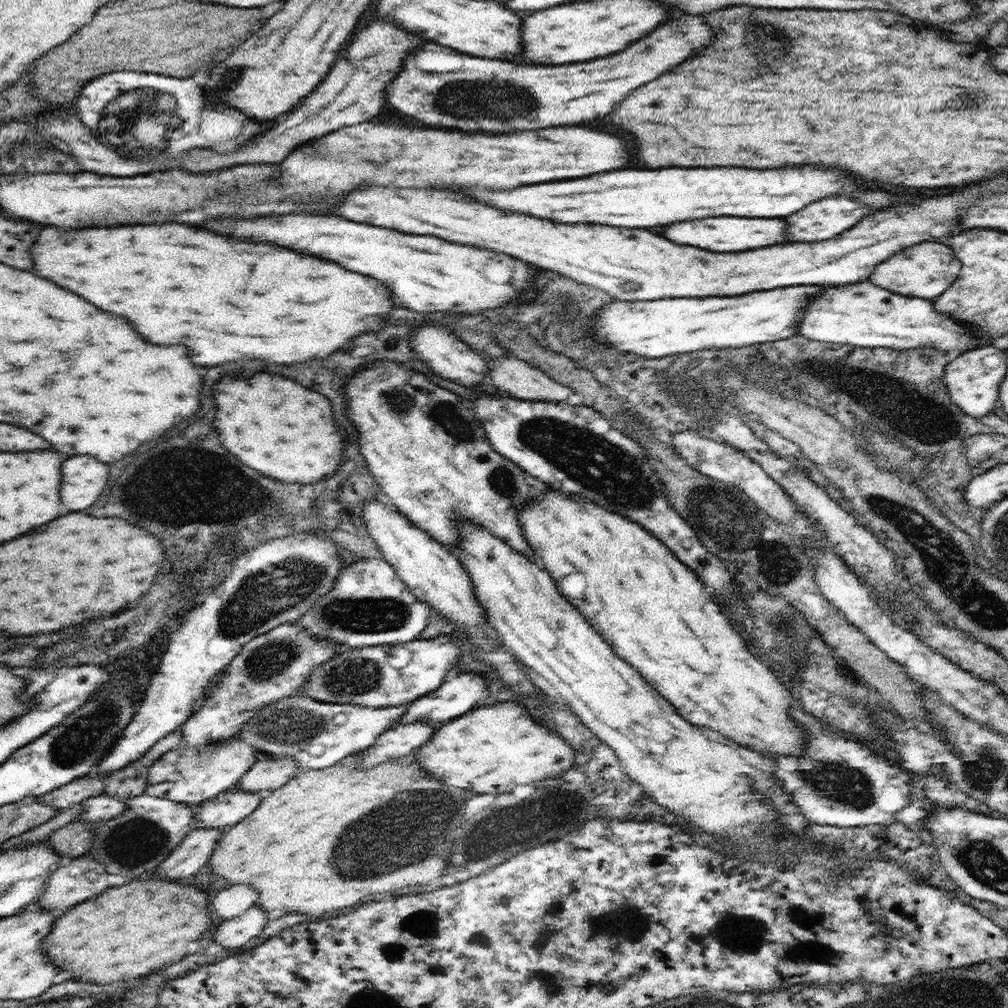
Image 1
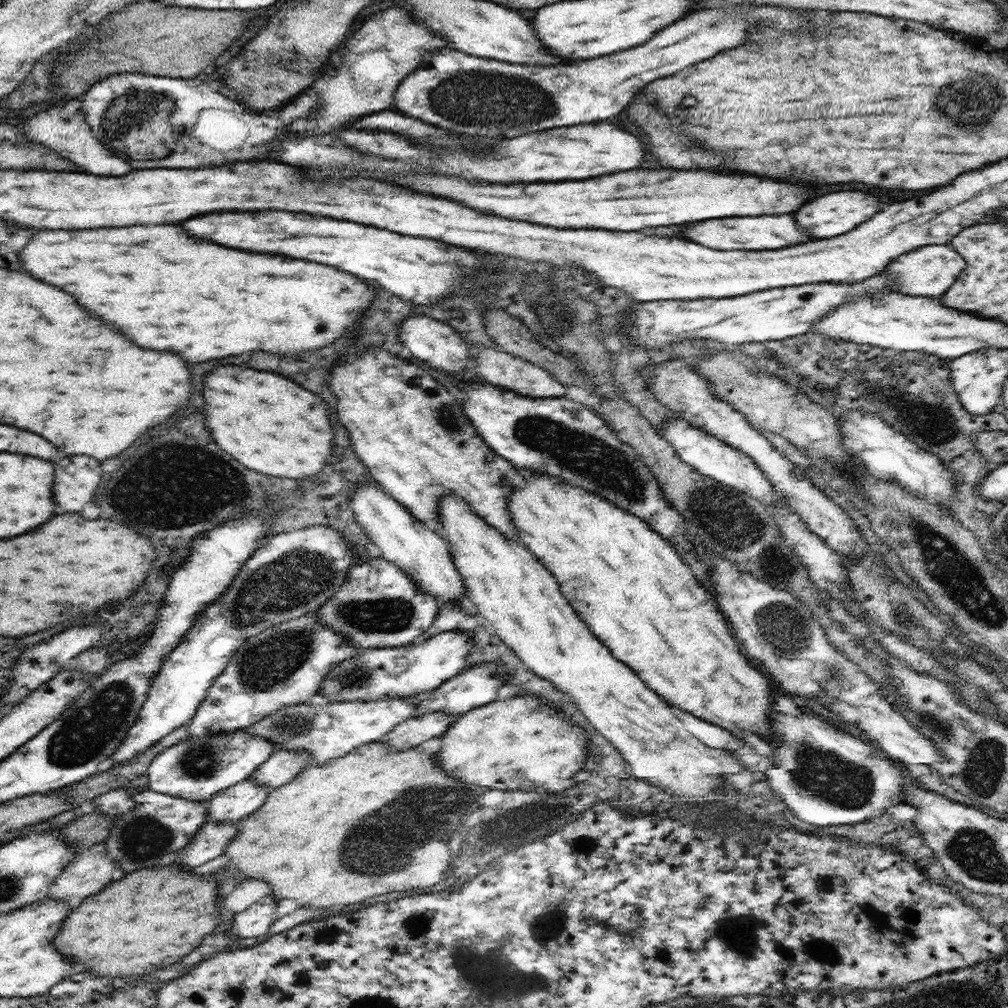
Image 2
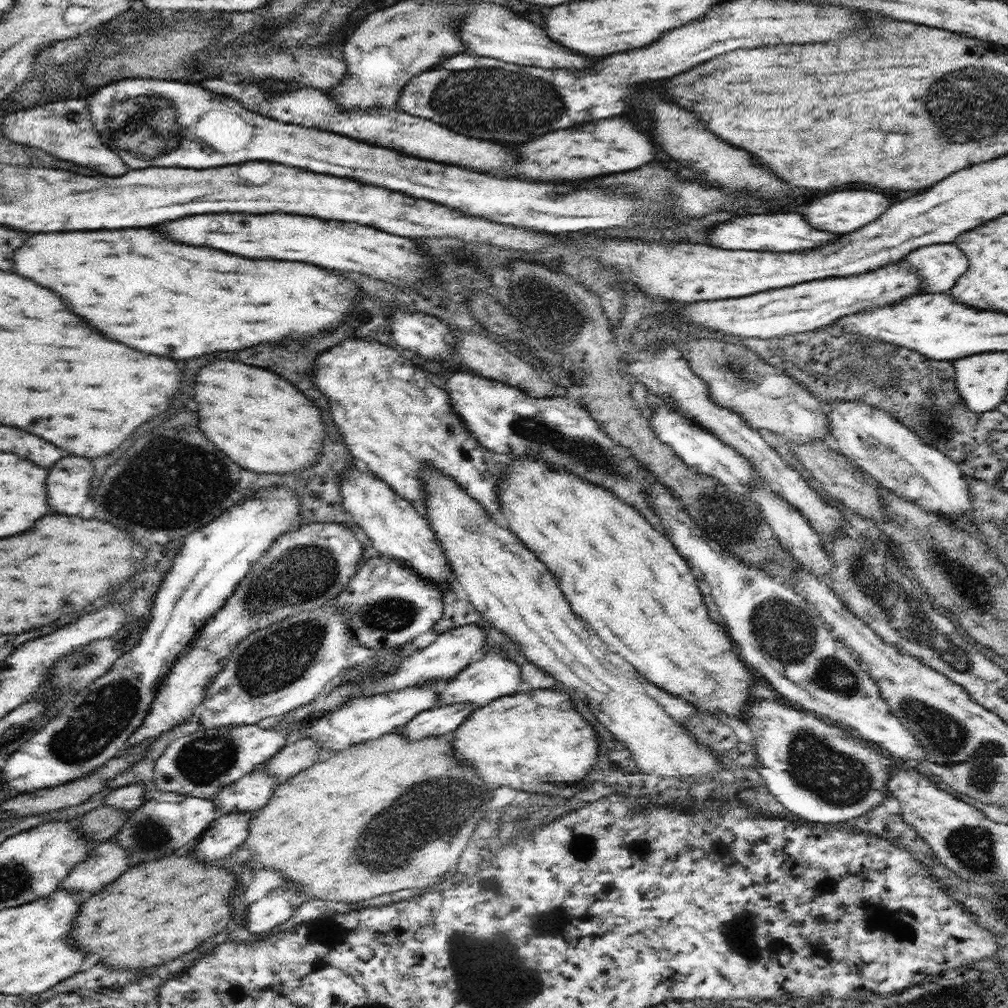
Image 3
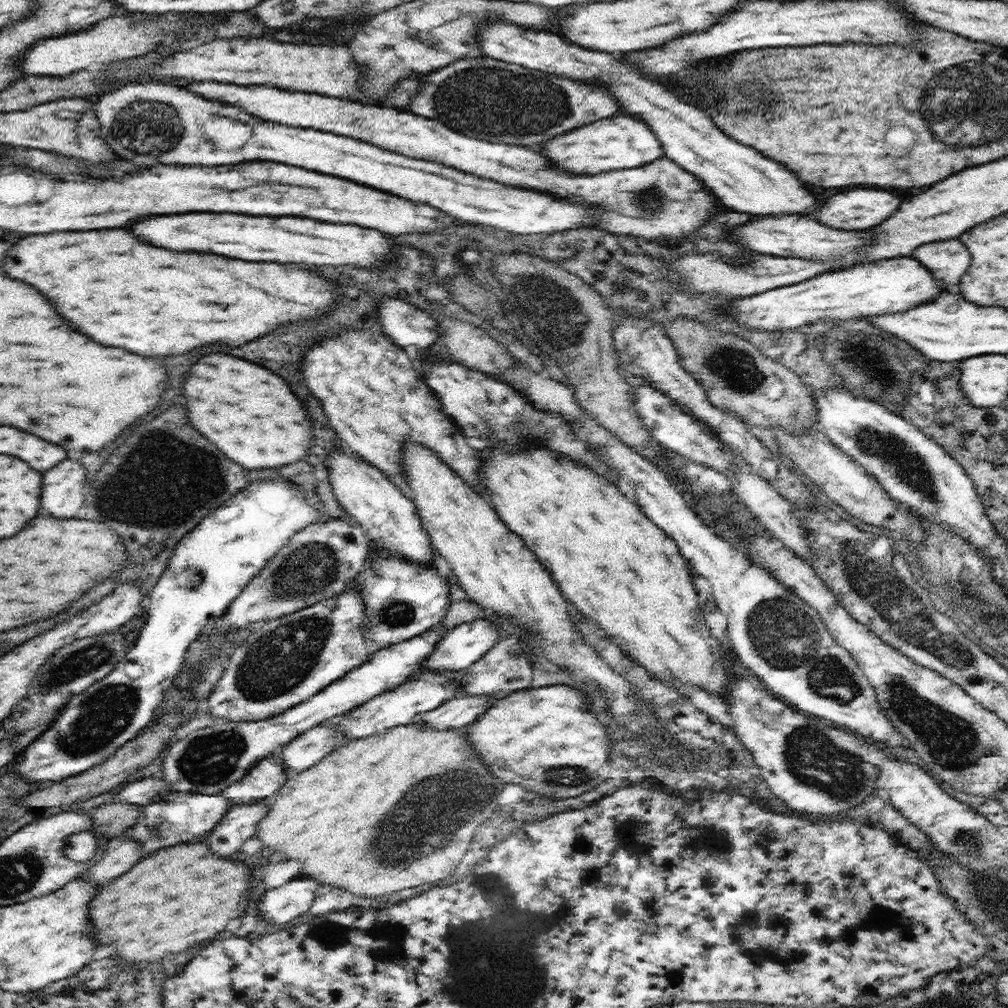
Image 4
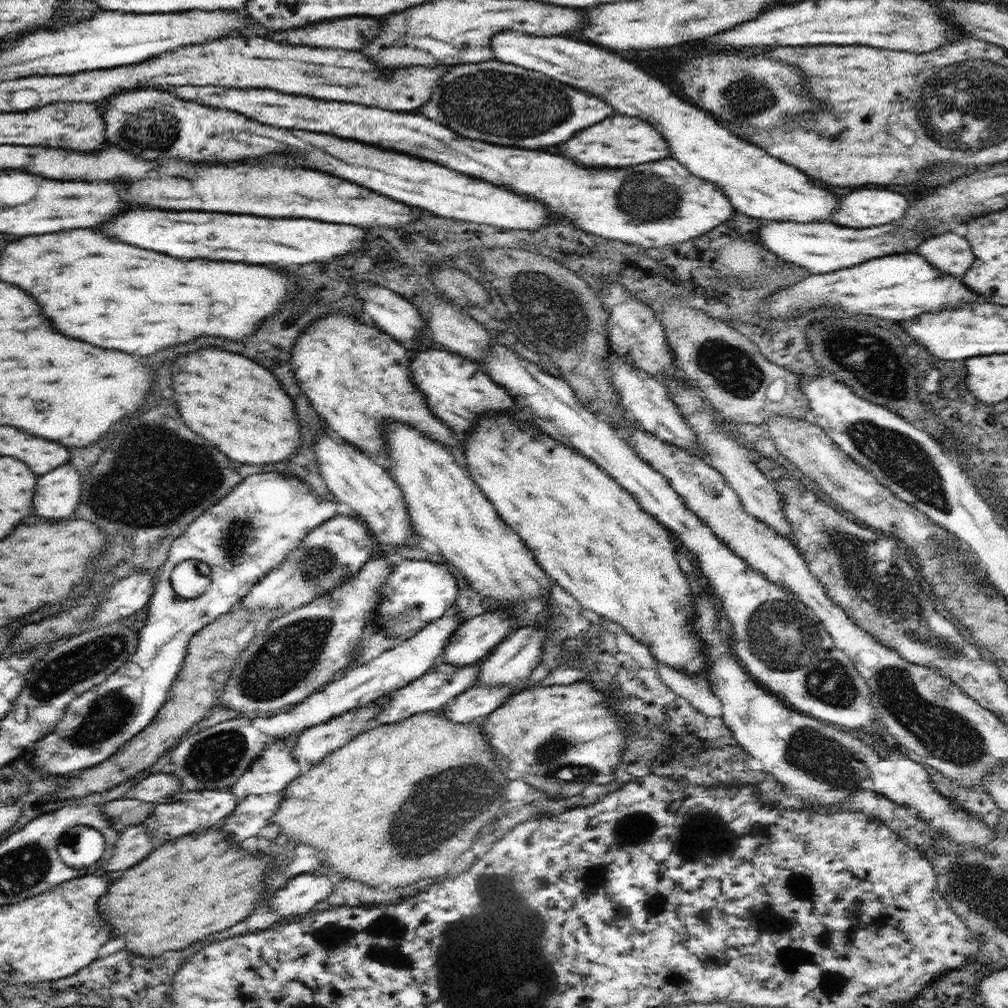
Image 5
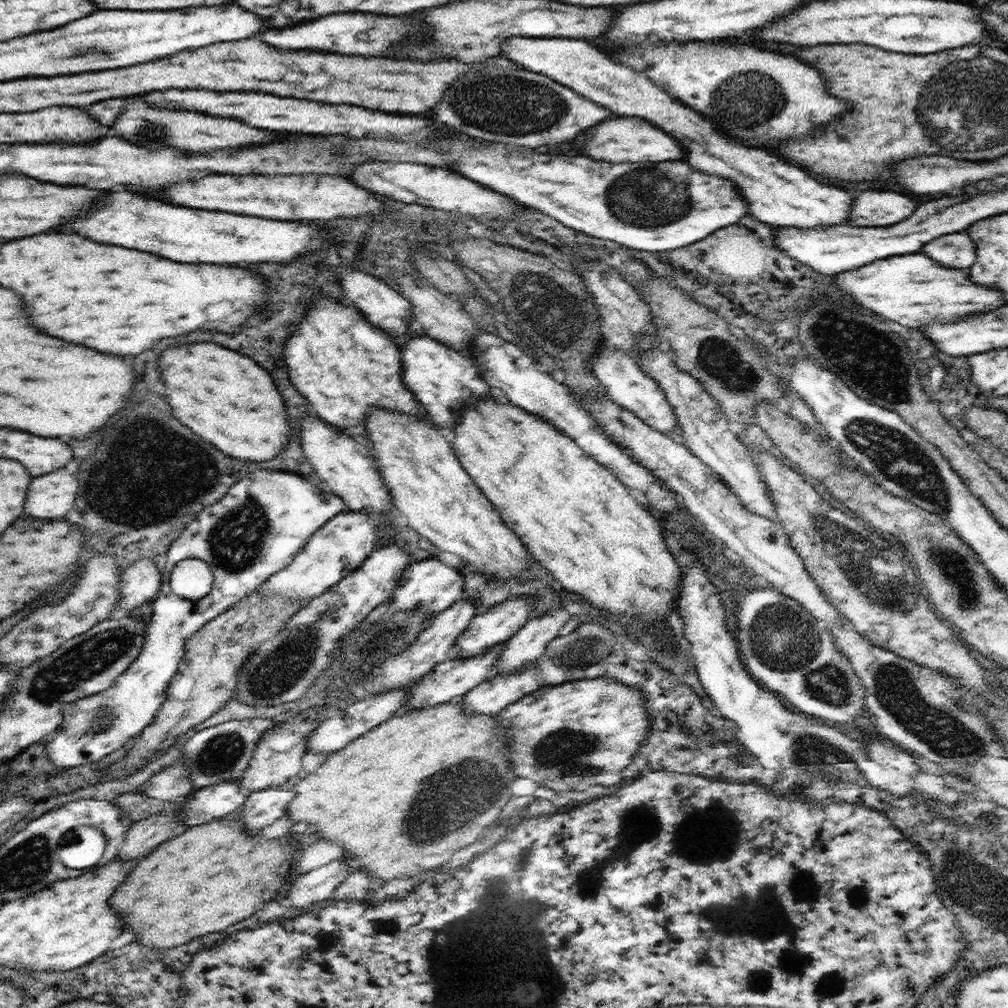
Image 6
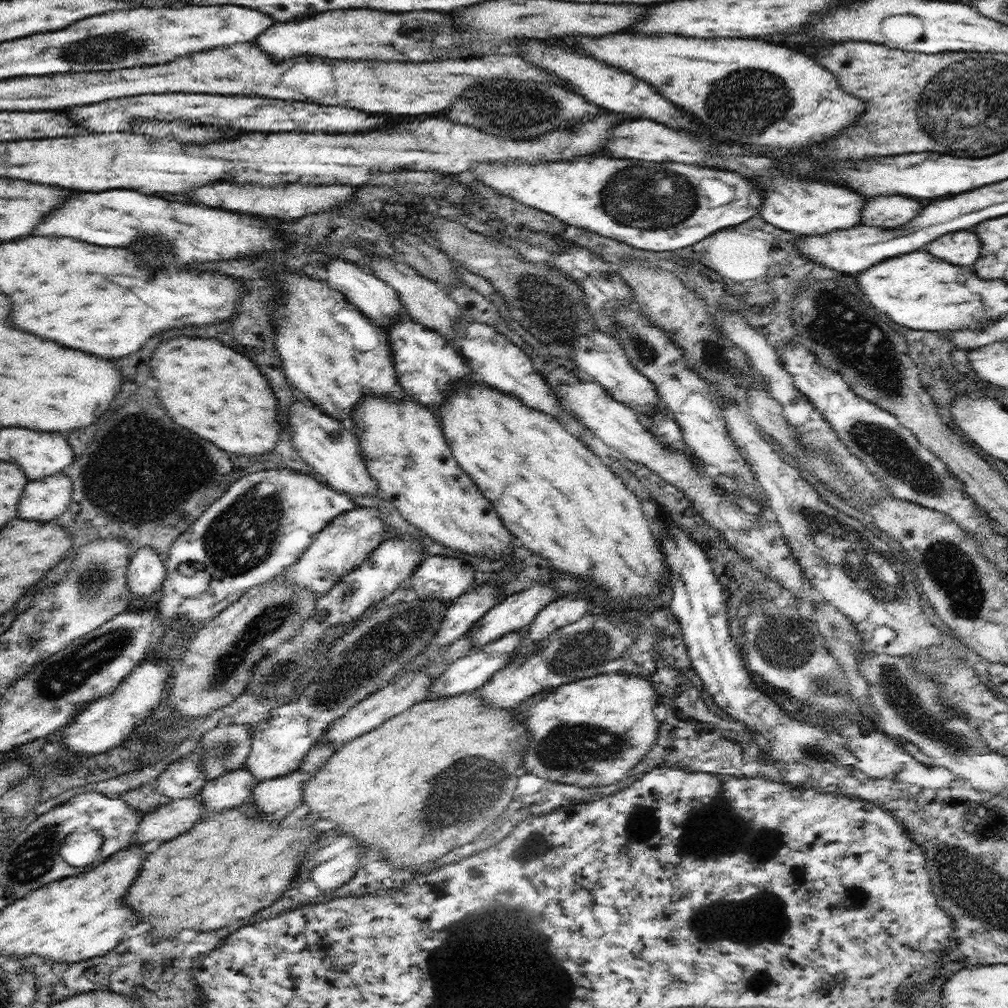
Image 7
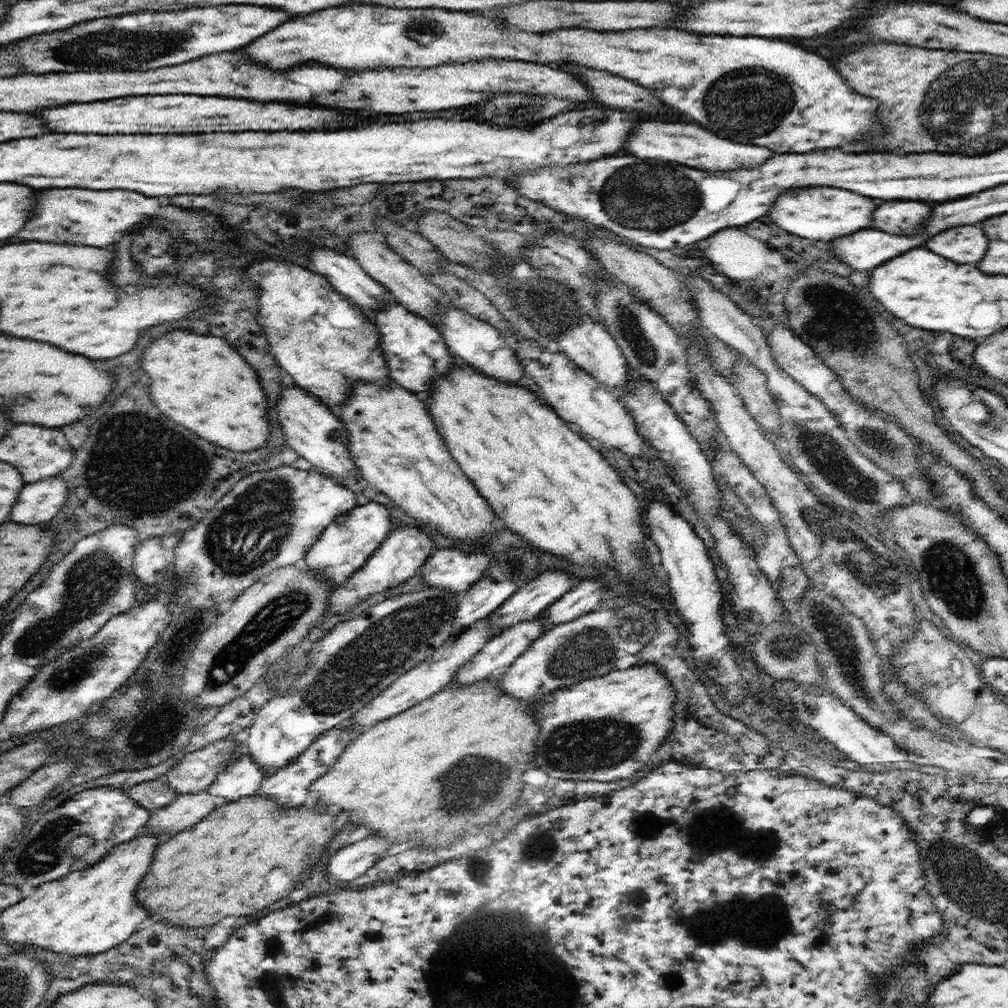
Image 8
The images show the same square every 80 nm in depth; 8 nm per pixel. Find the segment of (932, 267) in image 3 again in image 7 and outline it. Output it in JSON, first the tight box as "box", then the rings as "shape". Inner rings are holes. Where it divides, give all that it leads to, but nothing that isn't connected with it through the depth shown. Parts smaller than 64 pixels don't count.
{"box":[928,230,982,266],"shape":[[[968,230],[950,232],[928,244],[930,254],[938,256],[940,260],[946,260],[950,264],[960,264],[960,266],[972,266],[978,260],[980,250],[982,246],[980,246],[978,236]]]}

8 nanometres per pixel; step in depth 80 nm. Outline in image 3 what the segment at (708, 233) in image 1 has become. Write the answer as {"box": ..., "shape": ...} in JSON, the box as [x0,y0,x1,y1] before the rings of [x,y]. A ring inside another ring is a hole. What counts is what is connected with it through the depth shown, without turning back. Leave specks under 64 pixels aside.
{"box":[710,214,838,252],"shape":[[[754,214],[732,218],[726,224],[716,224],[710,232],[710,244],[724,250],[770,250],[770,252],[800,252],[818,248],[822,244],[834,242],[838,236],[830,236],[828,232],[818,232],[808,226],[802,214]]]}

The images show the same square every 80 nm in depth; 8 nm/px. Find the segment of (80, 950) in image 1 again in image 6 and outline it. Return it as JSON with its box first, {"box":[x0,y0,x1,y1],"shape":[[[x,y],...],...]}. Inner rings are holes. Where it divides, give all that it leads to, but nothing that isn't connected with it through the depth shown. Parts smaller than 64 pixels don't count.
{"box":[109,810,298,948],"shape":[[[239,810],[179,831],[178,836],[162,841],[150,856],[140,860],[122,888],[115,890],[109,900],[111,908],[126,922],[126,928],[132,928],[138,934],[138,940],[146,944],[146,948],[174,948],[210,932],[221,932],[255,914],[262,905],[278,897],[276,890],[288,876],[292,852],[298,850],[296,840],[288,834],[276,840],[262,840],[260,836],[254,838],[248,836],[242,824]]]}

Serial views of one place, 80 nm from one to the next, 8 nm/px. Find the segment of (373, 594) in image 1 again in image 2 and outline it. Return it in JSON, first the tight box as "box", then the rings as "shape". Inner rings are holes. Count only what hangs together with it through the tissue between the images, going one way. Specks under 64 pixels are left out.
{"box":[314,556,438,649],"shape":[[[378,556],[350,567],[342,588],[314,613],[319,622],[345,636],[356,649],[392,648],[410,645],[416,636],[424,635],[438,614],[437,604],[432,595],[416,589],[414,581],[397,564]]]}

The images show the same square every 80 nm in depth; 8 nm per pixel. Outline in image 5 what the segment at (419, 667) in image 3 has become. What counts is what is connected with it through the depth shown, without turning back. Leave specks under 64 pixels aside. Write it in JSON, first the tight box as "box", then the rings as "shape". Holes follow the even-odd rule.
{"box":[441,607,516,666],"shape":[[[499,607],[496,612],[484,611],[474,618],[463,620],[449,636],[446,646],[443,648],[444,654],[441,658],[444,659],[444,662],[453,663],[454,666],[468,666],[487,658],[493,648],[511,630],[514,630],[516,621],[514,617],[508,615],[508,612],[504,613],[504,609],[508,609],[508,607]]]}

